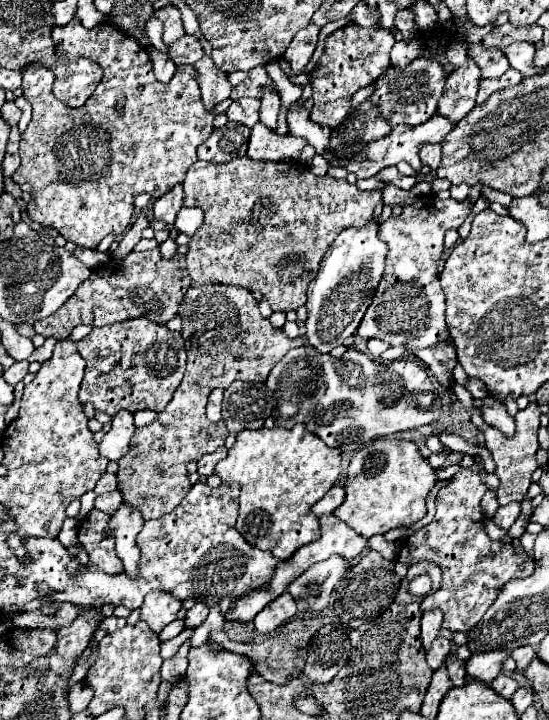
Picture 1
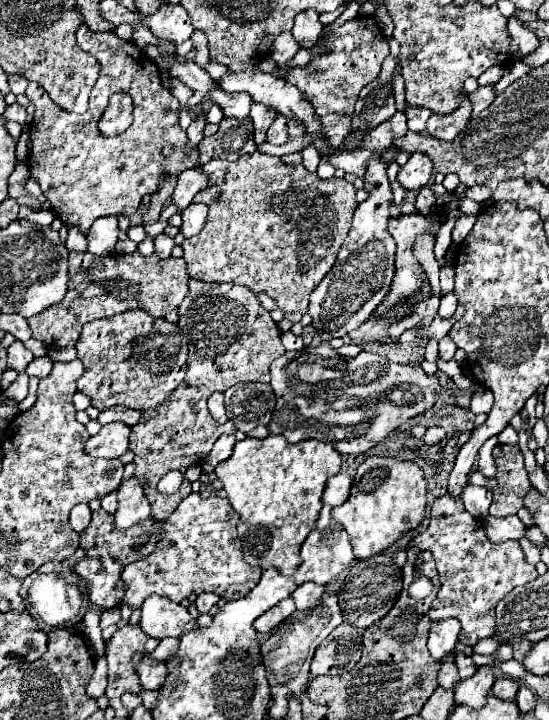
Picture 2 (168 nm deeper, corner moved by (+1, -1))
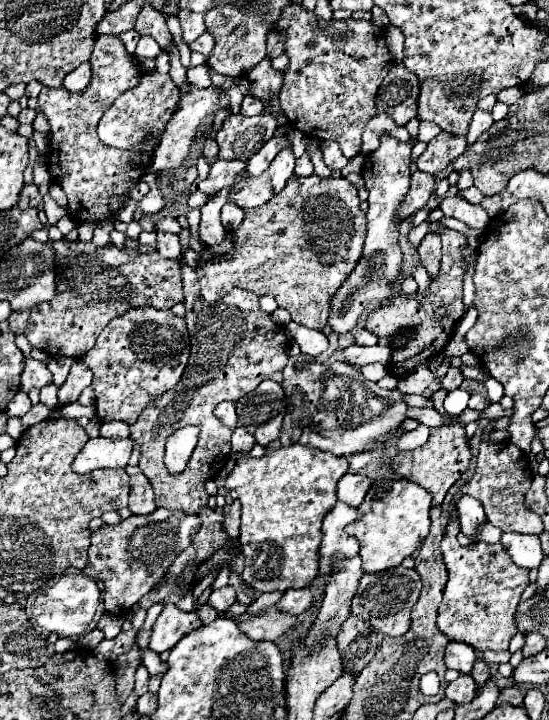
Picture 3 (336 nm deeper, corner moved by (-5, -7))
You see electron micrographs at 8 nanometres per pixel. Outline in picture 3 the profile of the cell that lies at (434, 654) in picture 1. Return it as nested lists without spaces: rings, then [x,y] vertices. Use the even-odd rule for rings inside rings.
[[[458,676],[458,680],[450,682],[446,686],[446,698],[452,700],[452,702],[458,702],[458,704],[466,704],[468,700],[472,700],[472,696],[476,696],[476,682],[472,676]]]

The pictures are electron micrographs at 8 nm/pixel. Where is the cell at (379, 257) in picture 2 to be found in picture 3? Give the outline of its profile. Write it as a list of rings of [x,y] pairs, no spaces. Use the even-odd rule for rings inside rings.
[[[382,134],[380,146],[366,156],[362,176],[368,190],[368,236],[364,244],[364,254],[354,272],[348,276],[348,280],[338,288],[332,306],[330,306],[330,318],[328,326],[336,334],[352,332],[358,324],[358,318],[364,310],[370,310],[374,304],[386,300],[392,296],[394,282],[398,280],[400,268],[402,268],[402,252],[398,246],[398,222],[396,222],[396,210],[402,202],[404,194],[408,192],[410,184],[410,154],[412,144],[400,142],[388,134]]]

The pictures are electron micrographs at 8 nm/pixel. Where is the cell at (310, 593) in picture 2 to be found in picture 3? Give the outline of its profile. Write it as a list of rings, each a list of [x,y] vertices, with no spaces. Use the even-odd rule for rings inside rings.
[[[292,588],[292,590],[286,590],[286,592],[282,594],[282,598],[278,600],[276,608],[282,610],[282,612],[286,612],[286,614],[298,616],[298,614],[302,614],[304,610],[308,610],[310,604],[312,604],[312,594],[310,594],[308,588],[304,588],[304,590],[294,590],[294,588]]]

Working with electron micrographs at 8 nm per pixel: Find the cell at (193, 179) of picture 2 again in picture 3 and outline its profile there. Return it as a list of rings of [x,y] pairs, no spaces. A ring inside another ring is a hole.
[[[218,160],[216,164],[212,164],[208,180],[196,180],[192,184],[192,192],[200,190],[200,192],[206,192],[208,196],[212,196],[214,192],[218,192],[222,188],[232,186],[236,176],[244,176],[246,166],[248,164],[244,160]]]

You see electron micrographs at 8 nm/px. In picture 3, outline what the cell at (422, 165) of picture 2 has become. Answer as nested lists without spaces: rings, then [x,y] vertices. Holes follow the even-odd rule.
[[[414,172],[414,174],[412,174],[410,190],[408,190],[408,194],[404,196],[404,200],[400,202],[400,212],[396,212],[396,220],[404,222],[404,220],[408,220],[416,210],[420,210],[420,208],[428,202],[428,198],[432,196],[434,184],[436,184],[434,176],[424,174],[424,172],[422,172],[422,174],[420,174],[420,172]]]

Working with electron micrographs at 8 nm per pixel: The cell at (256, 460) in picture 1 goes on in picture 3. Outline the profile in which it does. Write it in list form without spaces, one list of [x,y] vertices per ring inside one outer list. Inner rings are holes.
[[[292,444],[288,448],[270,450],[262,458],[240,458],[226,478],[228,490],[238,492],[242,504],[240,550],[244,554],[244,580],[258,592],[284,592],[288,588],[306,588],[318,574],[320,560],[320,524],[332,504],[336,502],[336,484],[348,472],[348,460],[322,452],[318,448],[304,448]]]

